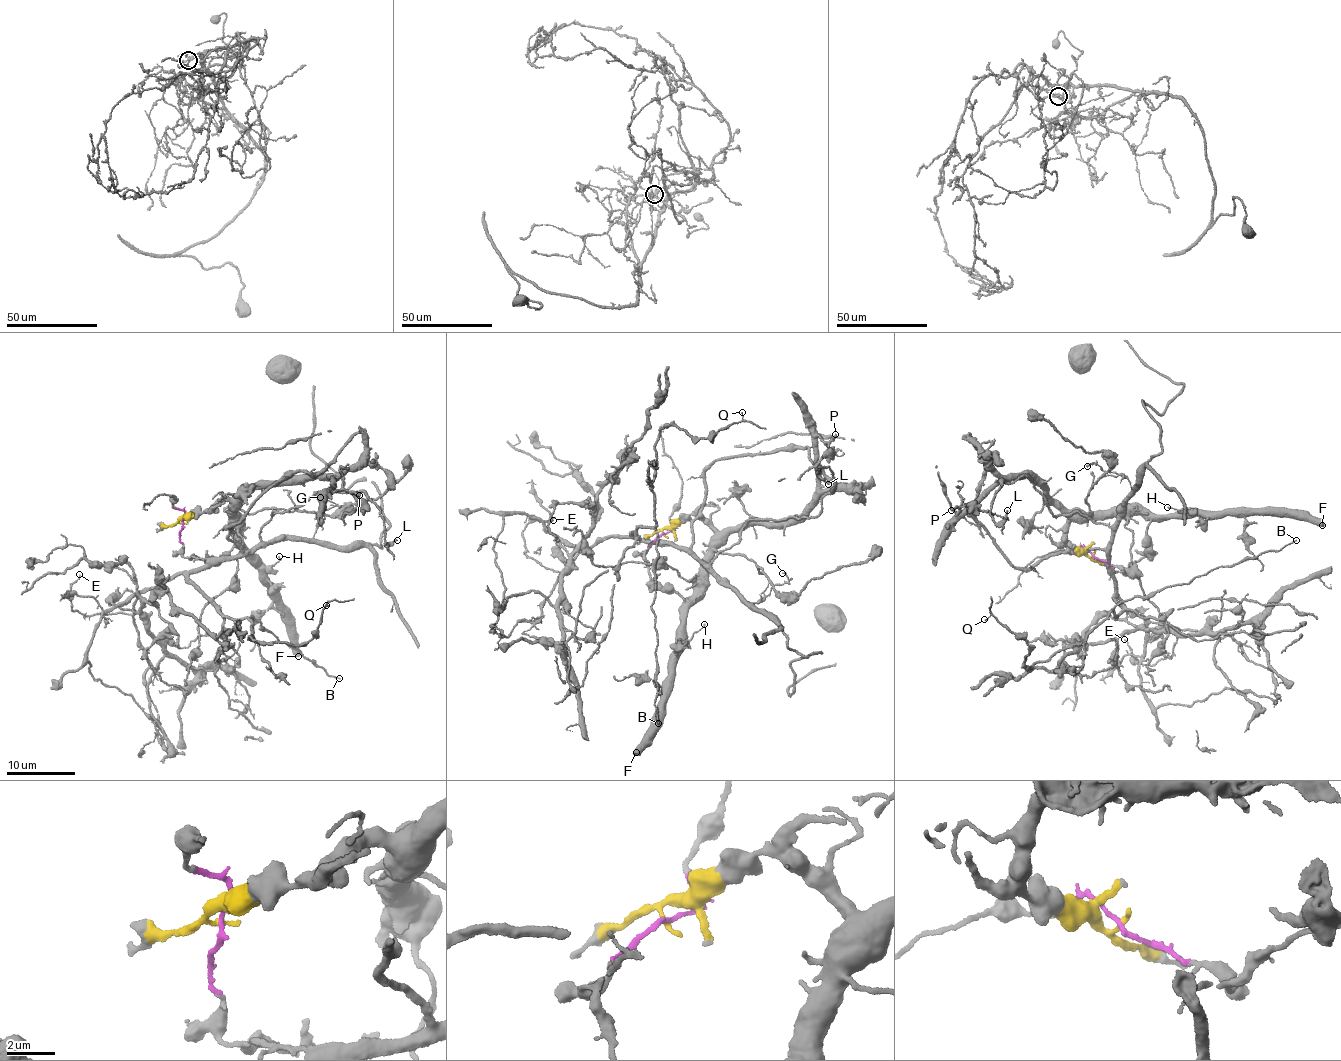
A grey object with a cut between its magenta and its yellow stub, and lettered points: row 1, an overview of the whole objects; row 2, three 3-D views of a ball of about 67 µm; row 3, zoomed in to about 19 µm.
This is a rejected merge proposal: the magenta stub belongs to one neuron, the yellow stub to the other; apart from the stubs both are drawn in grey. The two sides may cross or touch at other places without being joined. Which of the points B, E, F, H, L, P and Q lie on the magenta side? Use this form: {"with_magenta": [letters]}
{"with_magenta": ["B", "E", "L", "Q"]}

